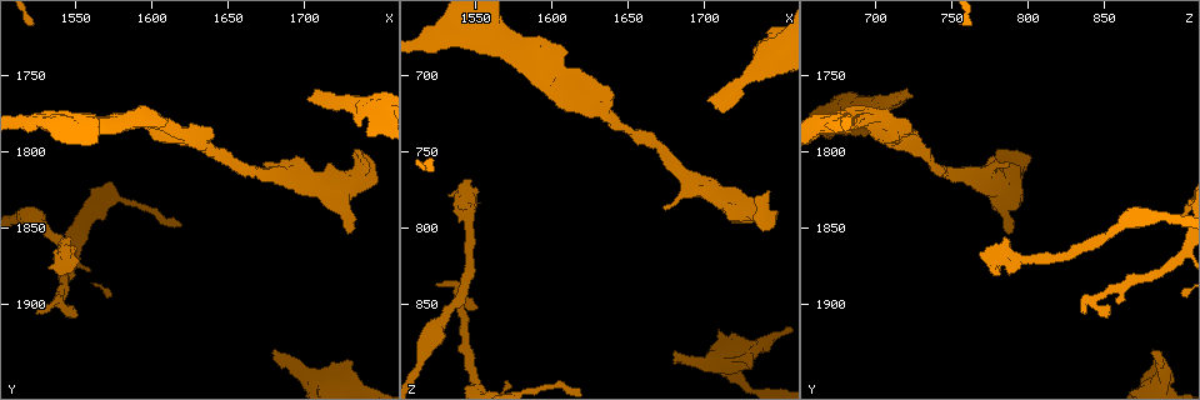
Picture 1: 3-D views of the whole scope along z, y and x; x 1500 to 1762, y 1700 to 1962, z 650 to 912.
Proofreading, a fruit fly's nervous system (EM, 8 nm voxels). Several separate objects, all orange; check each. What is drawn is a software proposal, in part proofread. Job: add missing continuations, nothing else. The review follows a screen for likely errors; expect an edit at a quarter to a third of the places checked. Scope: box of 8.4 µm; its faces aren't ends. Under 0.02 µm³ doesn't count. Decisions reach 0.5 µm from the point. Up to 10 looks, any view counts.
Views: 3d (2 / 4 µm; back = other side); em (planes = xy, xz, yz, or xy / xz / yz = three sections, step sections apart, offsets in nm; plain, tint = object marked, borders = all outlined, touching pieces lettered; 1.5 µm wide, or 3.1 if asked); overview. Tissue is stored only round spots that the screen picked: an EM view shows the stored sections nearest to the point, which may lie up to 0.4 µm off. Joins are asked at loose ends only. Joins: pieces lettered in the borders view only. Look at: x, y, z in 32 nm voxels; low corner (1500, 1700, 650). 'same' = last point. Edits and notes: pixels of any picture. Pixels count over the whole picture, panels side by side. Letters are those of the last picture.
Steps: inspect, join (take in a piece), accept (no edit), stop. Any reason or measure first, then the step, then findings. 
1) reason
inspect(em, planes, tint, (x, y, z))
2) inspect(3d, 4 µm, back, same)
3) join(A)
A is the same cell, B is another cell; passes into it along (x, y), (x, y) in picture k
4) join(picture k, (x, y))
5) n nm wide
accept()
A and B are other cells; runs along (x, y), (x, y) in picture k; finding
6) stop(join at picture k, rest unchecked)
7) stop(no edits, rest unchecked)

free end
inspect(em, planes, borders, (1732, 1850, 788))

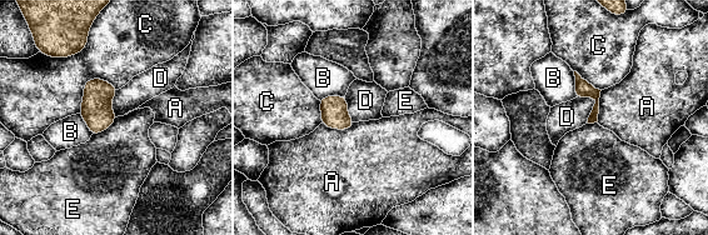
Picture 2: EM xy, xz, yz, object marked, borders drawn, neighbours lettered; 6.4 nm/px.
accept()
A, B, C, D and E are other cells; none of them fits

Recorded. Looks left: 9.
branch stops here
inspect(3d, 2 µm, (1702, 1766, 716))

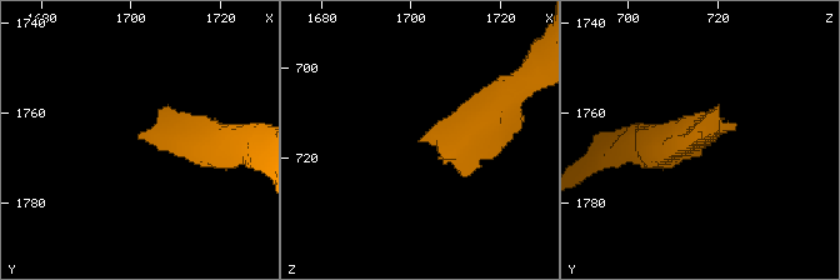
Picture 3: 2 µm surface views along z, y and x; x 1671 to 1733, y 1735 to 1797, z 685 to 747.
need the tissue
inspect(em, planes, borders, (1702, 1765, 717))

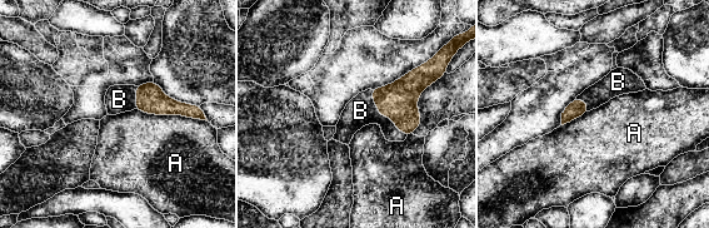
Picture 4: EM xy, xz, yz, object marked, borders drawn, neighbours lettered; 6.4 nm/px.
join(picture 4, (360, 110))
B is the same cell, A is another cell; passes into it along (398, 100), (382, 115), (360, 110) in picture 4; the neuron continues

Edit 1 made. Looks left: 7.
free end
inspect(3d, 4 µm, (1680, 1932, 886))

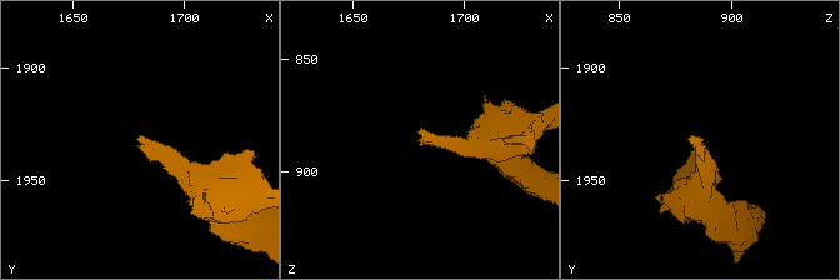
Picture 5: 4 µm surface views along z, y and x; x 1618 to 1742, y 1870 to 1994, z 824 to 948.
now the EM
inspect(em, planes, plain, (1681, 1930, 885))

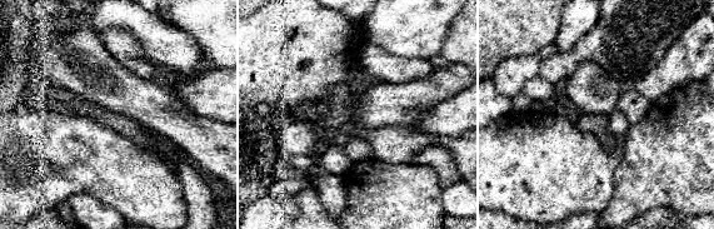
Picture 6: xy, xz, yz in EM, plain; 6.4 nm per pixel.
what lies round it
inspect(em, planes, borders, same)

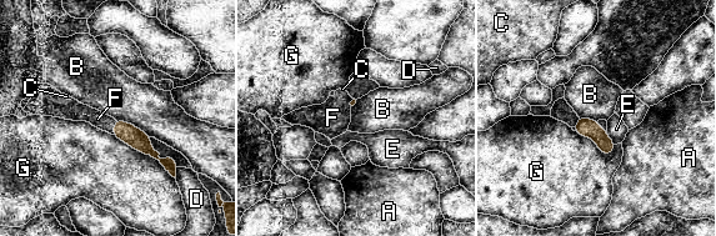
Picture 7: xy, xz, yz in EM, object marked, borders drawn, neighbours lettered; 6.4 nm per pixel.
join(picture 7, (79, 111))
F is the same cell, A, B, C, D, E and G are other cells; passes into it along (126, 132), (114, 127), (79, 111) in picture 7; the neuron continues

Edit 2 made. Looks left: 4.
inspect(3d, 4 µm, (1550, 1902, 852))

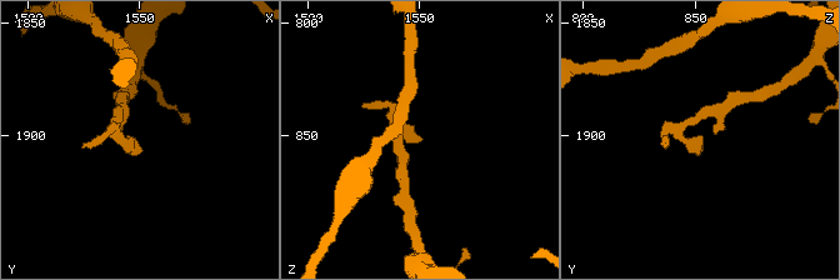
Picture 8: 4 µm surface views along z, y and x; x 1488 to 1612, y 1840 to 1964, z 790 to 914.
inspect(em, xz, step 4, borders, (1549, 1903, 851))

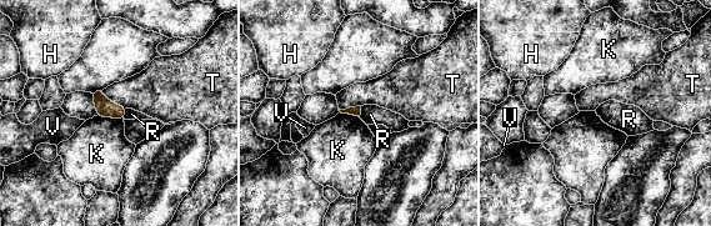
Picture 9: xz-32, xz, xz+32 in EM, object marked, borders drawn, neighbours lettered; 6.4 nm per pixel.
accept()
H, K, R, T and V are other cells; border along (103, 89), (108, 99), (126, 108) in picture 9; no lettered piece goes on from it

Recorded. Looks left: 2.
stop(join at picture 4, join at picture 7, rest unchecked)

